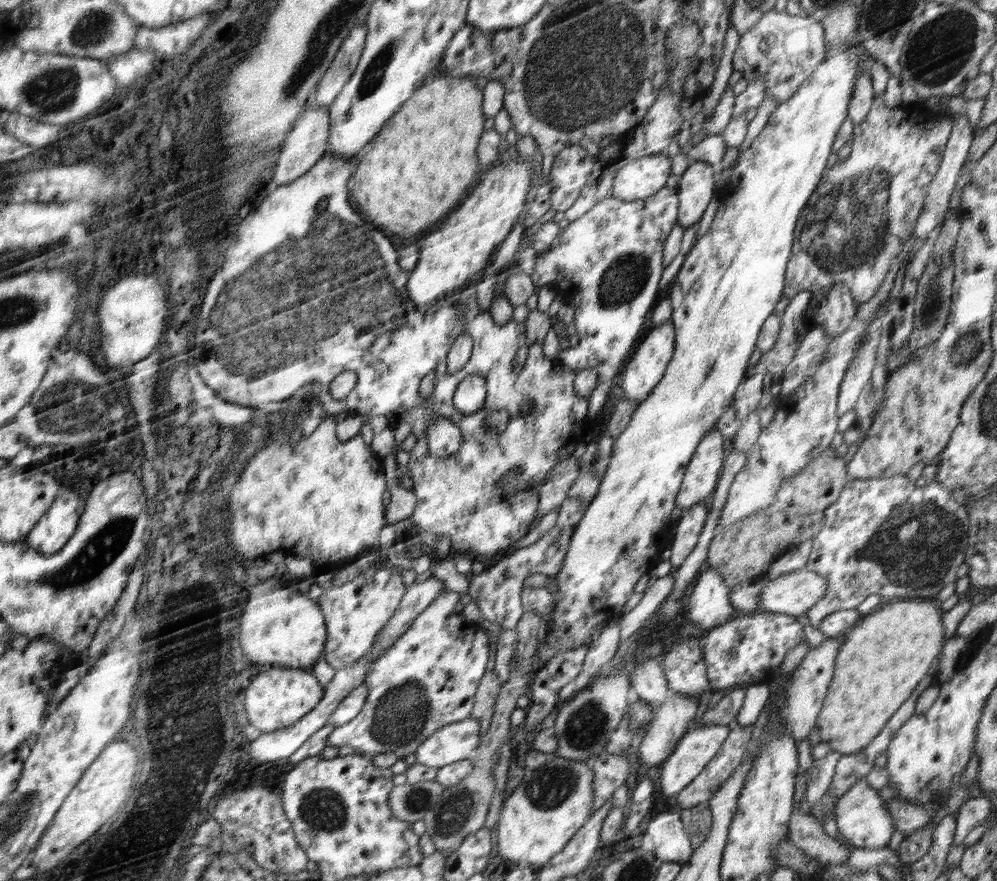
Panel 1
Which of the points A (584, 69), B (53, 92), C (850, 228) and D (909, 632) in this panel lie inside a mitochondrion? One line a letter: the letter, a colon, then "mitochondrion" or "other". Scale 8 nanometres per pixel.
A: mitochondrion
B: mitochondrion
C: mitochondrion
D: other

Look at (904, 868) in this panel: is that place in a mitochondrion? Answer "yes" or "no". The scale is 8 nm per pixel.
no

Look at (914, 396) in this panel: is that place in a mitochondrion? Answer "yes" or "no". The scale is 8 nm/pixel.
no

